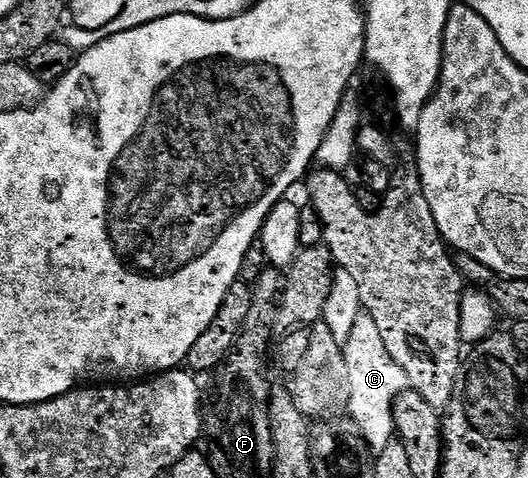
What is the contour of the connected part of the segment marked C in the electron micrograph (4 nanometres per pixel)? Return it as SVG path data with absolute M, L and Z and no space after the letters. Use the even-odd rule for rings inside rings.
M363 314L356 318L344 351L350 379L348 415L356 422L371 453L380 453L384 450L384 446L395 443L394 400L400 393L407 391L406 375L404 370L400 370L400 366L396 366L396 362L392 362L392 354L388 354L376 322L372 322L372 318L368 315Z

